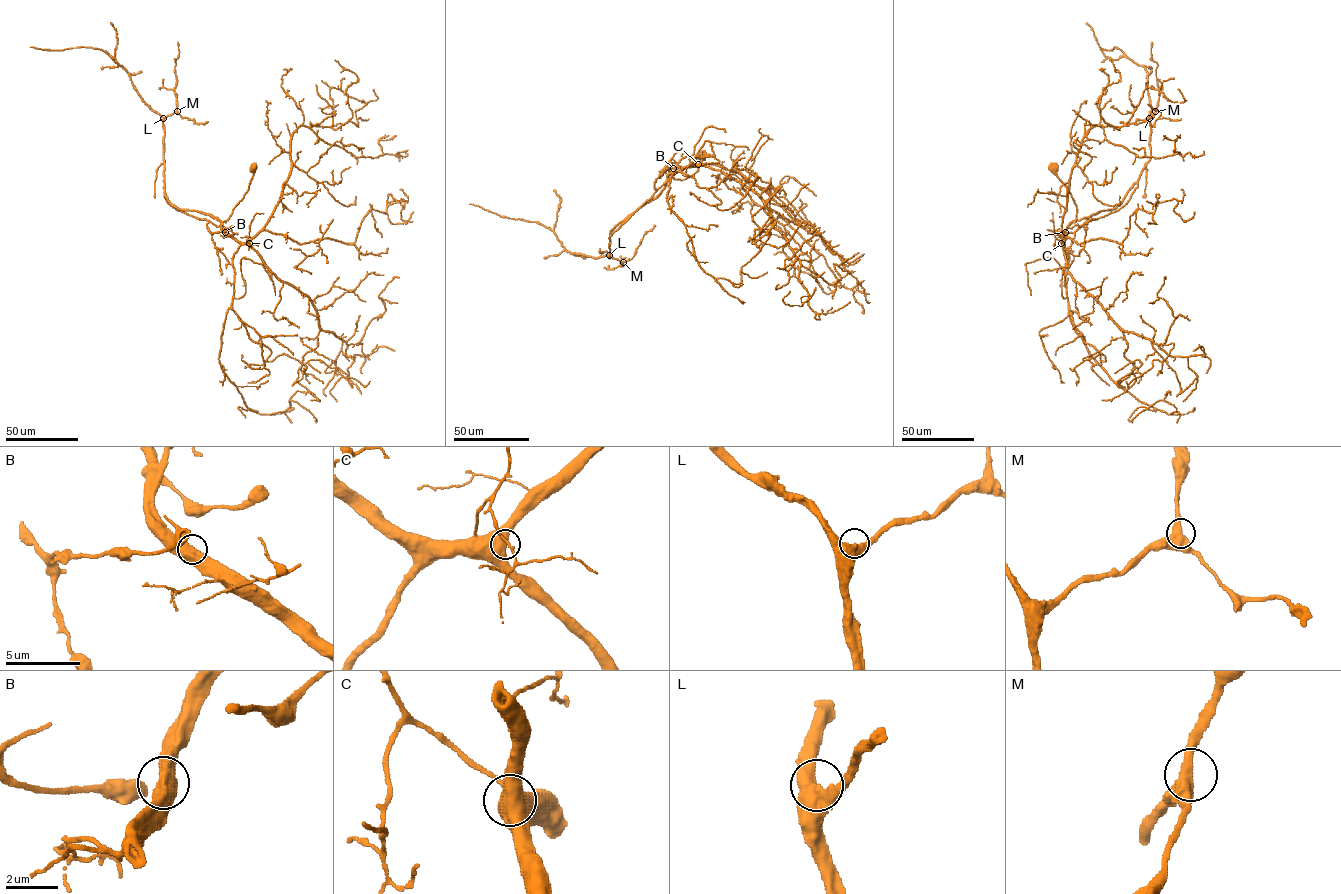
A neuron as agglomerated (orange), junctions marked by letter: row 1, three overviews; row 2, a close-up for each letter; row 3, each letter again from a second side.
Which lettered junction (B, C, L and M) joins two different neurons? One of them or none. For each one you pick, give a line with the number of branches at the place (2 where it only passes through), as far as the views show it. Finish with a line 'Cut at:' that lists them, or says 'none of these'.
Cut at: none of these

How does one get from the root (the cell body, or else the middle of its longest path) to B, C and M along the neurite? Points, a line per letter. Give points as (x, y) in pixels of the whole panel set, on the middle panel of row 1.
B: (703, 154), (698, 170), (684, 179), (672, 176), (669, 170), (673, 168)
C: (703, 154), (698, 170), (684, 179), (675, 179), (669, 171), (698, 164)
M: (703, 154), (692, 175), (680, 180), (670, 173), (664, 188), (654, 198), (610, 231), (608, 256), (623, 262)

